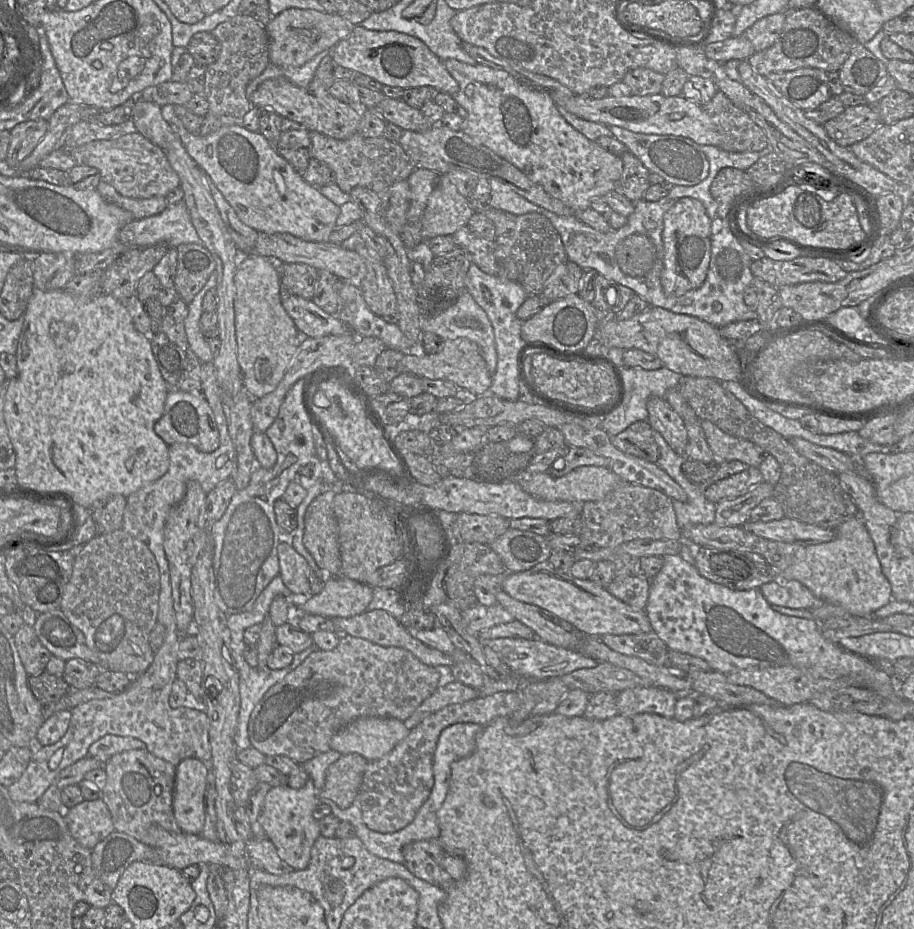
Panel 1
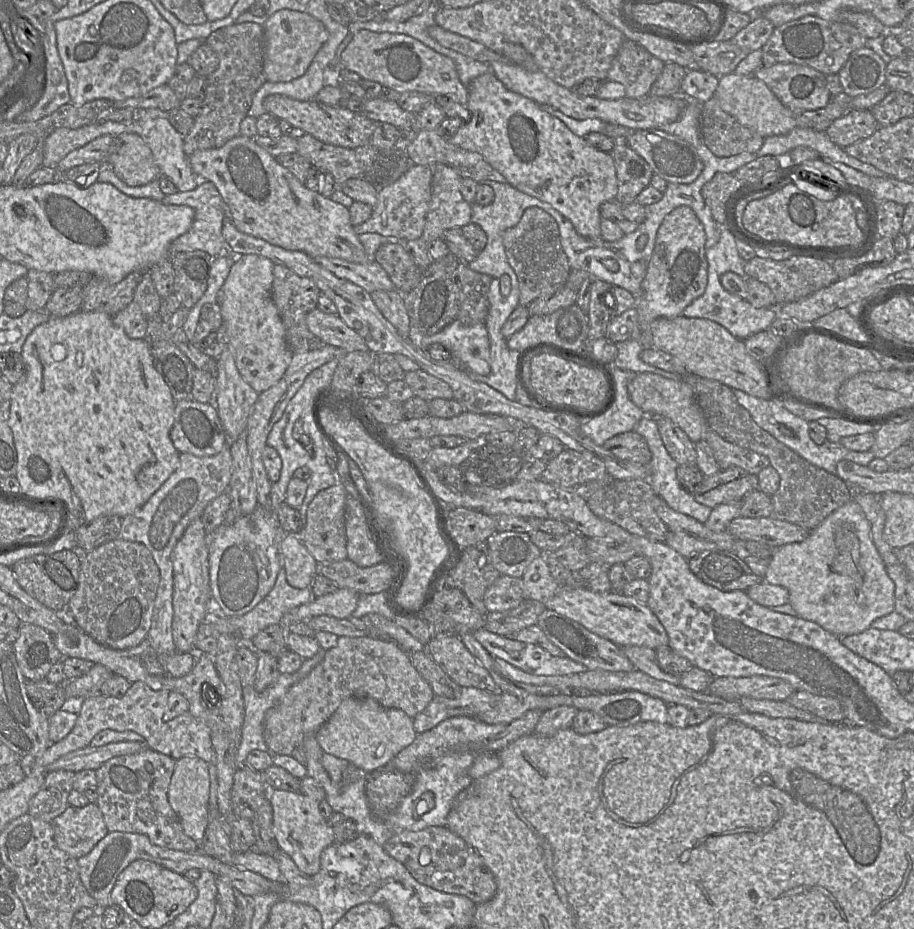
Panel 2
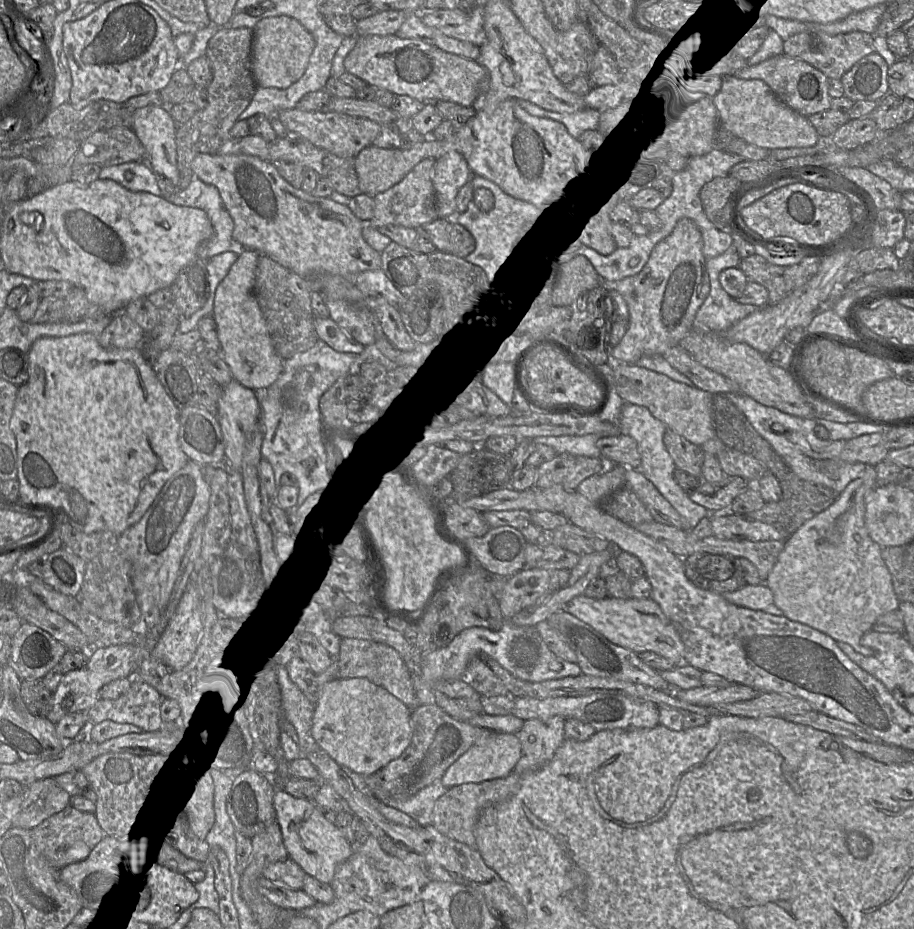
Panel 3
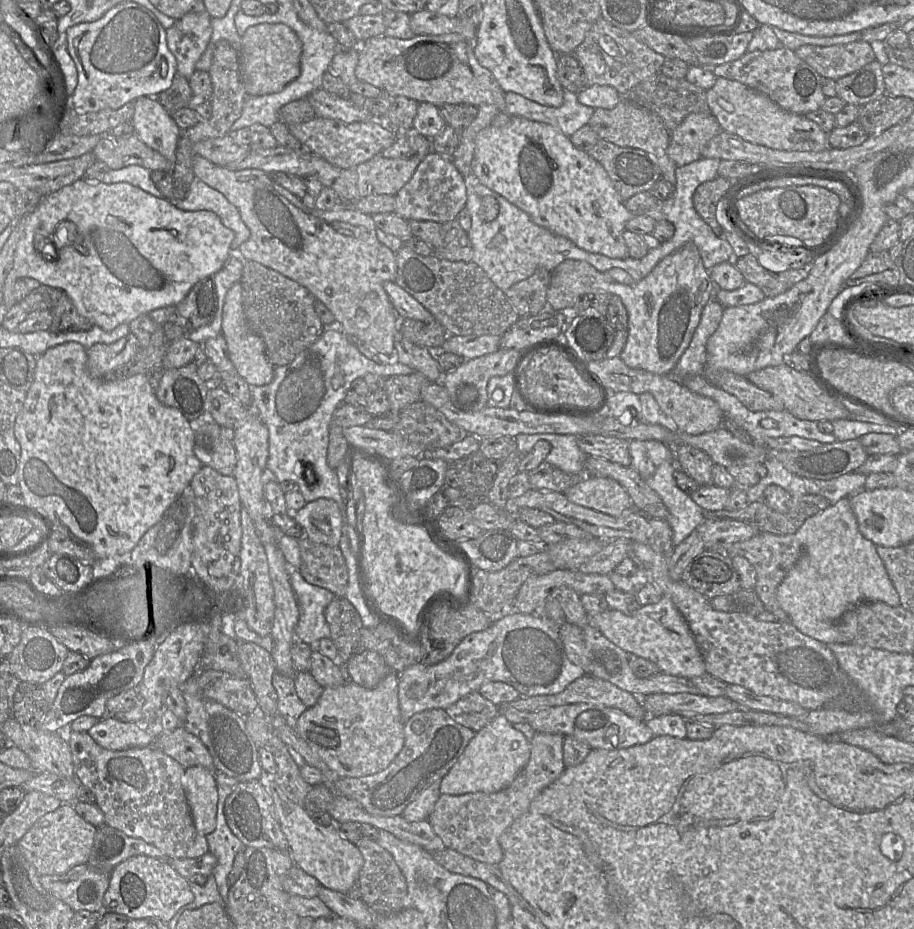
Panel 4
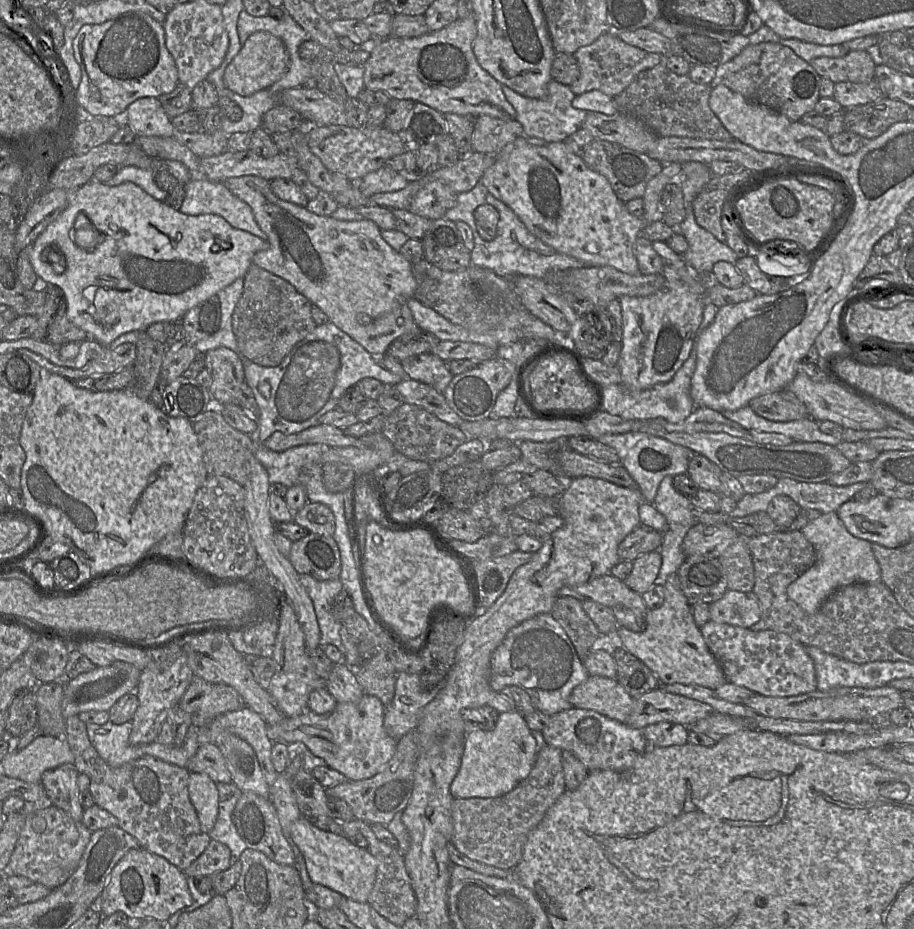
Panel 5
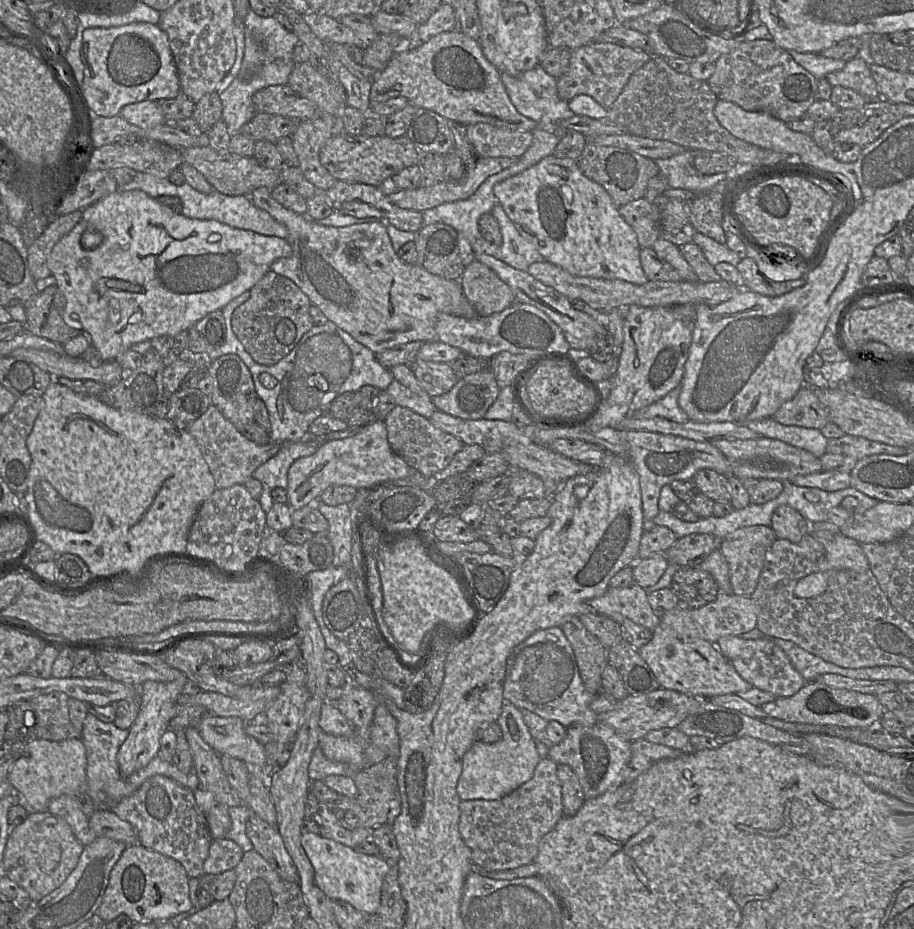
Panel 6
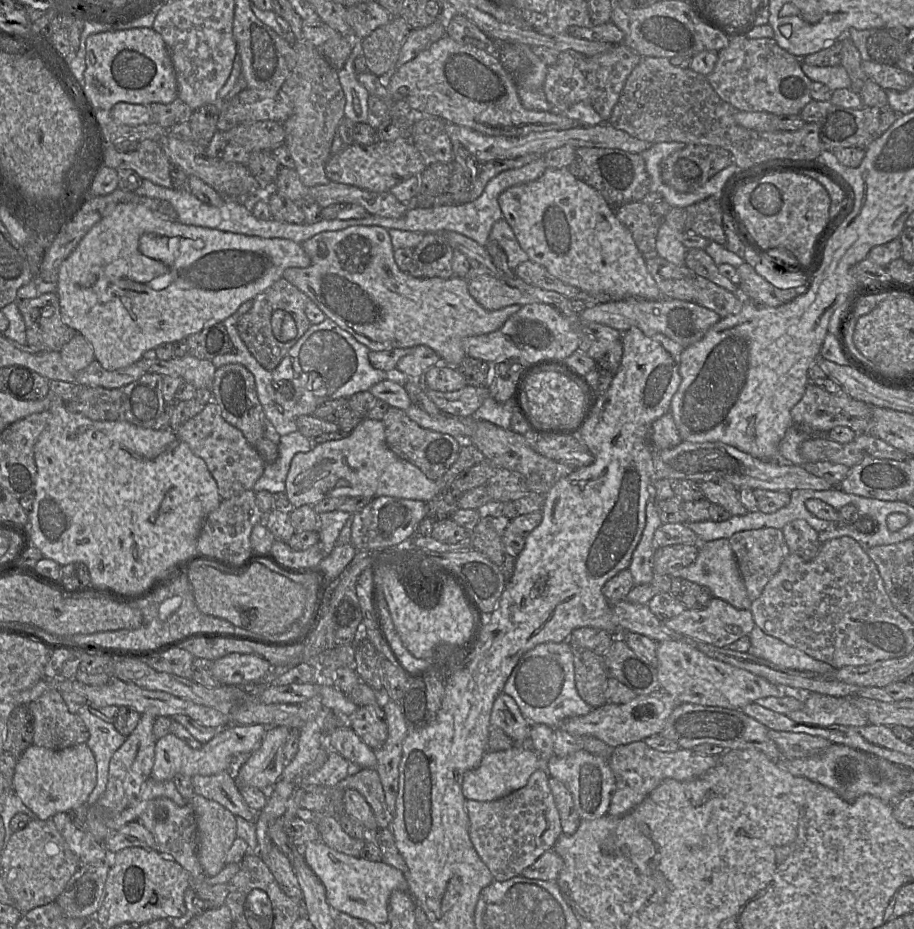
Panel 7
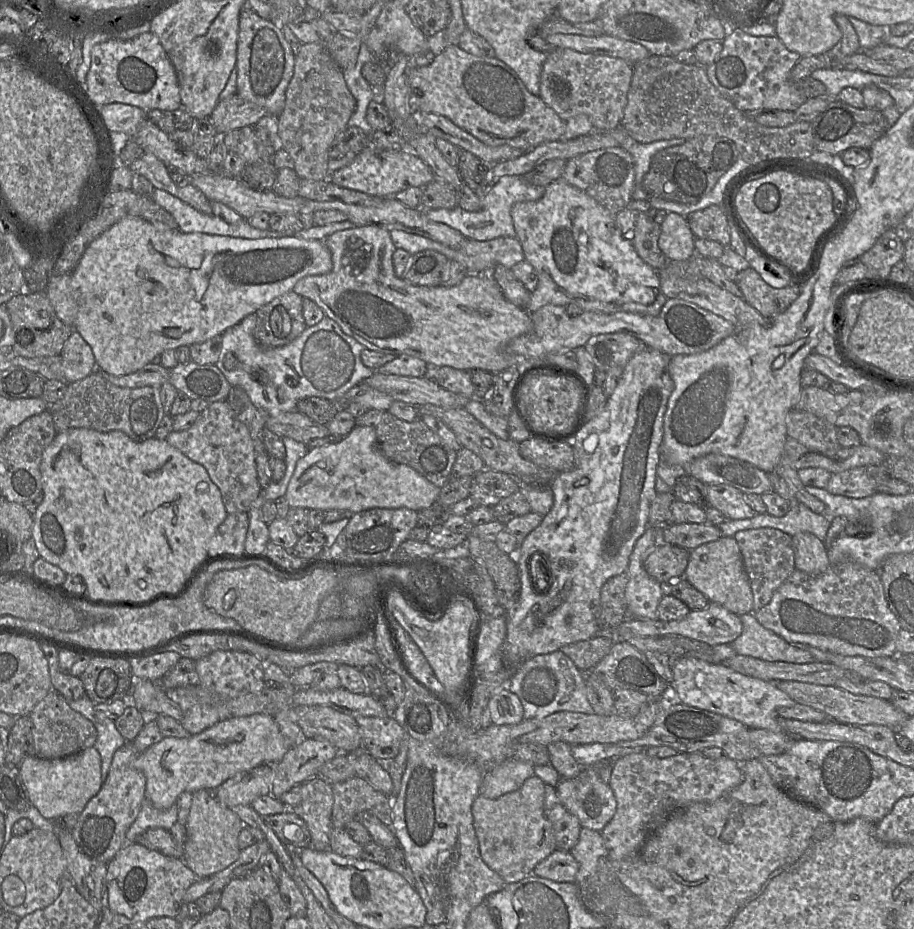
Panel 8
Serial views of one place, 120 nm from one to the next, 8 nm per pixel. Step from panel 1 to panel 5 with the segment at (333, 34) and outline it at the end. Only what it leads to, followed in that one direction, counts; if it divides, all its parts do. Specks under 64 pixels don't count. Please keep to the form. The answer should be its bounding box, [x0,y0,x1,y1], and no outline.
[224,31,290,96]

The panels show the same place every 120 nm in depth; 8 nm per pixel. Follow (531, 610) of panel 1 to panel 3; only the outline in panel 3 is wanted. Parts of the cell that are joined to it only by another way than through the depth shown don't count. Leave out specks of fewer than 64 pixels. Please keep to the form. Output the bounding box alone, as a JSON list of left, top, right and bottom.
[547,610,672,691]

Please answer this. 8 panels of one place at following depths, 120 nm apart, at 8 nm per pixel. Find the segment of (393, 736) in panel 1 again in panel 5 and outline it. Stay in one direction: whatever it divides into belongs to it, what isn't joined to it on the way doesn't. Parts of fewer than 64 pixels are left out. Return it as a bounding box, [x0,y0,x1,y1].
[267,695,397,781]

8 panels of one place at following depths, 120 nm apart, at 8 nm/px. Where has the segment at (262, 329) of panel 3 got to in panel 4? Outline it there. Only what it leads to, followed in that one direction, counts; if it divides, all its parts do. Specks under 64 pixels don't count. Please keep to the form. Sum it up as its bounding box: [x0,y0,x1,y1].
[222,282,275,386]

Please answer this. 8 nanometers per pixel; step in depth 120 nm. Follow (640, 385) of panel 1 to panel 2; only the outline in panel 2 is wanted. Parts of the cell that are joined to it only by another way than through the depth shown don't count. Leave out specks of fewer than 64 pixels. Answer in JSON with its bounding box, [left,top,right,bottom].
[581,364,646,446]

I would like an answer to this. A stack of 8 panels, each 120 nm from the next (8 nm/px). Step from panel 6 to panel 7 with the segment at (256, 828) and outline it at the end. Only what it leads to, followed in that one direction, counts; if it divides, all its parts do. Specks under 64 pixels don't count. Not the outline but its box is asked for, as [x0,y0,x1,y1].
[261,845,302,899]

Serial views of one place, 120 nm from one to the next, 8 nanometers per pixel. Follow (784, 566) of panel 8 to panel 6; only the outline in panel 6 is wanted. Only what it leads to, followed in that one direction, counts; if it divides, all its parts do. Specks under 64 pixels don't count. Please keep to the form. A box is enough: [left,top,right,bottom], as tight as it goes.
[721,526,777,597]

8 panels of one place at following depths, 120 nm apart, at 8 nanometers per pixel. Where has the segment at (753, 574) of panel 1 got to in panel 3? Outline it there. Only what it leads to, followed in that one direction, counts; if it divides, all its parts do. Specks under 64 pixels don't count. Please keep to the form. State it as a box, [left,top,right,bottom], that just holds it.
[683,552,746,595]

